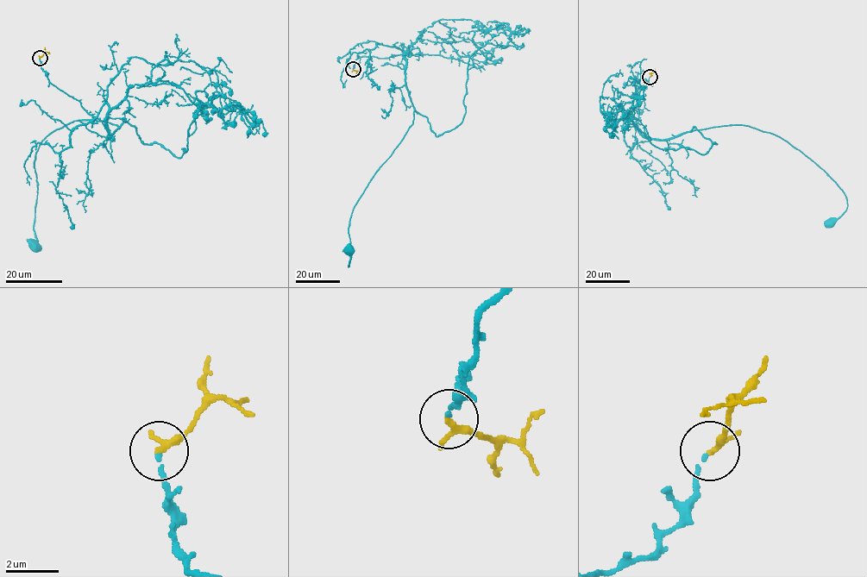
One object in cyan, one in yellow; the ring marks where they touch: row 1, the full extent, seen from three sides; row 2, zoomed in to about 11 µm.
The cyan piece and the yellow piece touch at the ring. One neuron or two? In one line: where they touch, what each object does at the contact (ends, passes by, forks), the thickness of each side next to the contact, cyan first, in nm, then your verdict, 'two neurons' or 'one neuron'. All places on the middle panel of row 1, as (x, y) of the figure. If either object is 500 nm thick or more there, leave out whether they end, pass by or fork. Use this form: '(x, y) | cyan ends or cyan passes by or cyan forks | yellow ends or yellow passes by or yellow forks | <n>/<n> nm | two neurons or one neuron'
(353, 69) | cyan ends | yellow passes by | 150/200 nm | one neuron

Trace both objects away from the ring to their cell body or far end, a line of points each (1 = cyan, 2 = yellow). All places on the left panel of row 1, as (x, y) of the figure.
1: (39, 58), (51, 83), (104, 122), (108, 139), (118, 128), (77, 120), (40, 143), (33, 245)
2: (39, 58), (46, 52), (50, 53)

